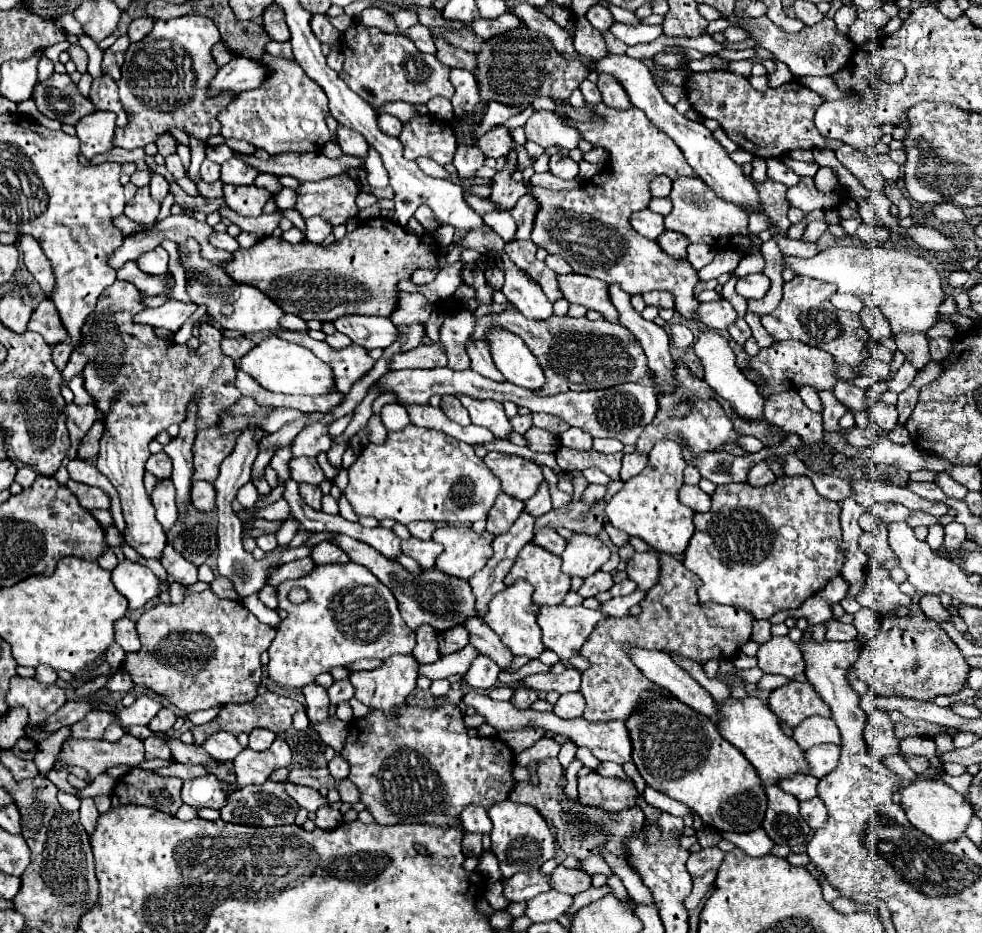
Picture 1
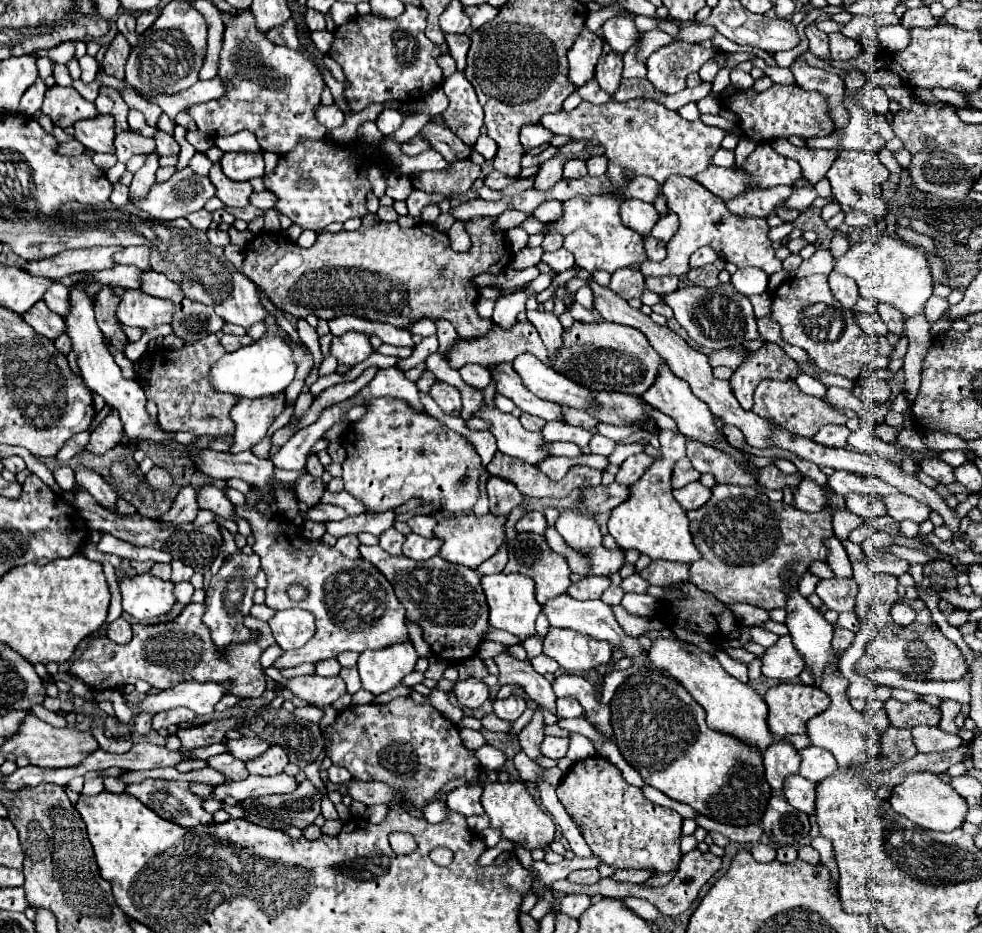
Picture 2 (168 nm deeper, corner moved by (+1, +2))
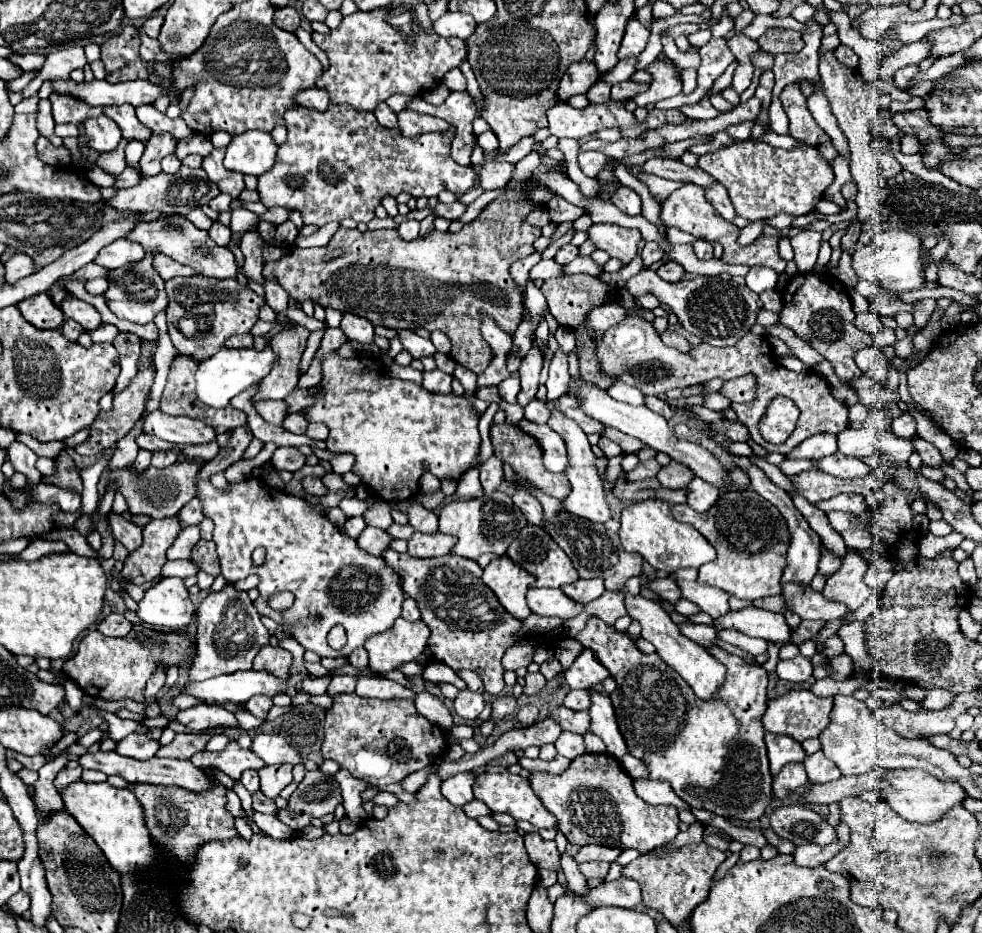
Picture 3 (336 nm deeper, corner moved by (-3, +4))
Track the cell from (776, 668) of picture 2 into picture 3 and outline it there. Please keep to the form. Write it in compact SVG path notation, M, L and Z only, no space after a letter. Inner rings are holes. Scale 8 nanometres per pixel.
M796 656L794 660L778 662L776 674L788 682L806 682L812 676L812 664L804 656Z

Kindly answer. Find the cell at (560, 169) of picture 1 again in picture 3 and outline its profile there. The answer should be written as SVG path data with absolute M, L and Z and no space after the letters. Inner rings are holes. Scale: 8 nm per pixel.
M580 152L580 156L578 156L580 170L590 178L596 178L598 172L604 170L606 162L608 162L608 158L602 152Z

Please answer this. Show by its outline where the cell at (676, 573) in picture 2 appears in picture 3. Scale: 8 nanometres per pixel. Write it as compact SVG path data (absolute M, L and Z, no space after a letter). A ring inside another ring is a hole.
M678 570L678 574L672 574L672 578L678 582L682 596L688 602L694 602L702 612L710 614L712 618L724 616L730 610L730 594L720 588L698 582L698 570Z

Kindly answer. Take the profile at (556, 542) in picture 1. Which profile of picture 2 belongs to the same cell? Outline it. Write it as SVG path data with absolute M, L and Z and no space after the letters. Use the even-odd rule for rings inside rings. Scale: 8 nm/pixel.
M536 510L528 512L528 514L526 514L524 518L520 518L518 524L516 524L516 530L518 530L518 532L534 532L534 534L540 534L540 536L544 536L546 528L548 528L548 524L546 524L544 514L542 514L542 512L536 512Z

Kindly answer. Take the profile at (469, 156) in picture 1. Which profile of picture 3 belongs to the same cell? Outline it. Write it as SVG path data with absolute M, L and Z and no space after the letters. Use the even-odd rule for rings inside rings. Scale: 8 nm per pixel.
M408 108L398 112L398 126L400 126L402 134L406 134L408 138L414 138L424 132L432 132L432 130L448 130L446 120L440 120L440 118L434 118L428 114L418 114Z

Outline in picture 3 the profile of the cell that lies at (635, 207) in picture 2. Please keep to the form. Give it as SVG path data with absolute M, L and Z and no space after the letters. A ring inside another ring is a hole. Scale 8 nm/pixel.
M620 186L620 188L612 194L610 202L612 202L616 208L620 208L622 212L630 214L630 216L640 216L640 214L642 214L640 196L638 196L634 190L626 188L626 186Z

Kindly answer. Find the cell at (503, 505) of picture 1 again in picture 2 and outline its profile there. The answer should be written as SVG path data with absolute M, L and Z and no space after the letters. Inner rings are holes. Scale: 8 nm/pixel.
M496 476L488 480L486 492L490 500L490 514L494 516L508 516L522 502L522 494L518 492L518 488L514 488L514 484L510 484L508 480Z

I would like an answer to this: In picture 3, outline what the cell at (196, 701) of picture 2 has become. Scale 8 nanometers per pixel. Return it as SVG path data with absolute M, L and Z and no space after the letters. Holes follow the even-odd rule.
M246 670L230 676L210 678L206 682L200 682L198 686L186 686L184 694L202 698L208 704L222 704L248 702L256 694L264 694L270 698L276 694L294 696L294 686L274 674L266 674L266 670Z

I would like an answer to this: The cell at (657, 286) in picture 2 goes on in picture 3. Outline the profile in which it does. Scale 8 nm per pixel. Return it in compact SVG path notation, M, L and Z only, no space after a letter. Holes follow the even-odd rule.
M666 262L666 264L662 264L658 270L658 276L662 278L662 280L666 280L666 282L678 282L678 280L682 280L682 276L684 276L684 268L680 266L680 264L676 264L676 262Z

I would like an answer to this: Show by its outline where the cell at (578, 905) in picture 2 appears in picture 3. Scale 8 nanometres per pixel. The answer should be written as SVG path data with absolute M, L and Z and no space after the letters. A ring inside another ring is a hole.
M620 876L618 880L604 882L602 886L590 890L586 896L586 902L590 902L592 908L598 906L620 906L620 908L636 908L642 904L642 894L638 882L632 878Z

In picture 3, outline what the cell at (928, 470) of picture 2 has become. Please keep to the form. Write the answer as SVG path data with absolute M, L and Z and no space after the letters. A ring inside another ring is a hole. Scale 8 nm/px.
M912 436L912 444L914 444L914 450L920 454L920 458L922 458L922 462L926 464L926 466L940 466L940 462L942 462L942 456L940 456L940 452L938 452L938 448L936 446L932 446L930 442L926 442L924 438L920 438L920 436Z

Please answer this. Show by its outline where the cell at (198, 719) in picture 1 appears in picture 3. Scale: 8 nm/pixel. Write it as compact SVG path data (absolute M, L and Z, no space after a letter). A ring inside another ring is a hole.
M240 703L240 710L238 710L238 714L236 714L236 718L242 722L240 724L240 728L244 728L244 730L256 730L258 726L262 726L264 723L263 720L256 718L253 716L247 709L244 703Z

